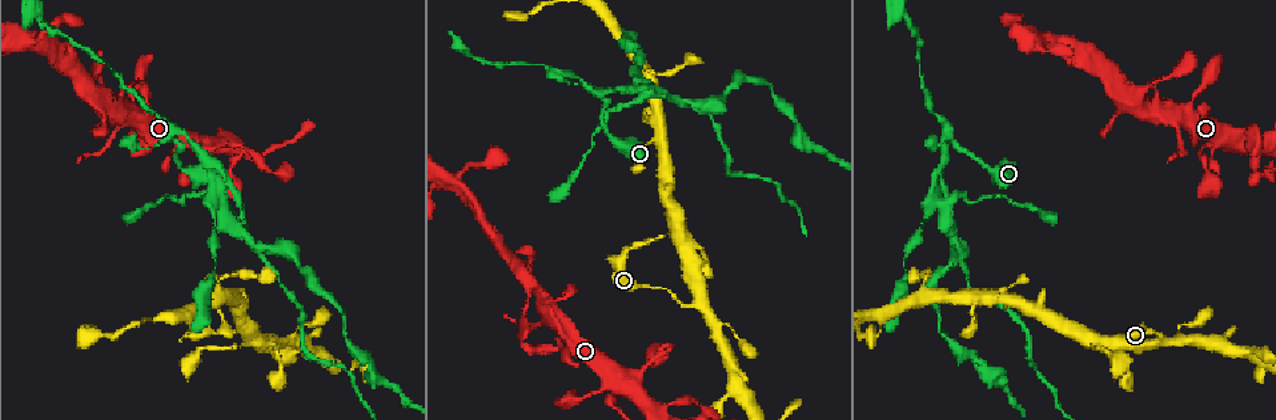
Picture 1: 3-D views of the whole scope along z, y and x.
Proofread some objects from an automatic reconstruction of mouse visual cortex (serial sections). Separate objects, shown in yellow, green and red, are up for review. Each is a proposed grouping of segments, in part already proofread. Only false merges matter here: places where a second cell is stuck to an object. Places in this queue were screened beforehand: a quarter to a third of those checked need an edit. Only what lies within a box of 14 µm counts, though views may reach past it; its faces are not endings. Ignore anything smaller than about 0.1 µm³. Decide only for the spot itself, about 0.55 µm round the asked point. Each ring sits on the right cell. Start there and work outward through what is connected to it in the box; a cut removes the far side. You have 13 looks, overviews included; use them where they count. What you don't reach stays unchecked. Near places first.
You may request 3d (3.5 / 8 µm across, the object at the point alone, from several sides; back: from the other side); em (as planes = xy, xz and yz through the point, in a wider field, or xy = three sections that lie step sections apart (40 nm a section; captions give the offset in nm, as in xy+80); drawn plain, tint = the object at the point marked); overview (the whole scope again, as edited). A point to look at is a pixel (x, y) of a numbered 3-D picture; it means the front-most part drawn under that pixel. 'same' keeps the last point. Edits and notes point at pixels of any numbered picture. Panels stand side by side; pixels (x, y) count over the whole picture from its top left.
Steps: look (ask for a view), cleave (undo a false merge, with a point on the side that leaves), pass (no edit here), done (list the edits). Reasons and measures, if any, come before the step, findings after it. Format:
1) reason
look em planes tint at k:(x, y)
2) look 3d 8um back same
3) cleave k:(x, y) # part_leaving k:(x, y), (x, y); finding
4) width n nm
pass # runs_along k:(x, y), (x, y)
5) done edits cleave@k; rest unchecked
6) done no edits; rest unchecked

two arms in line, one across
look 3d 3.5um at 1:(695, 306)

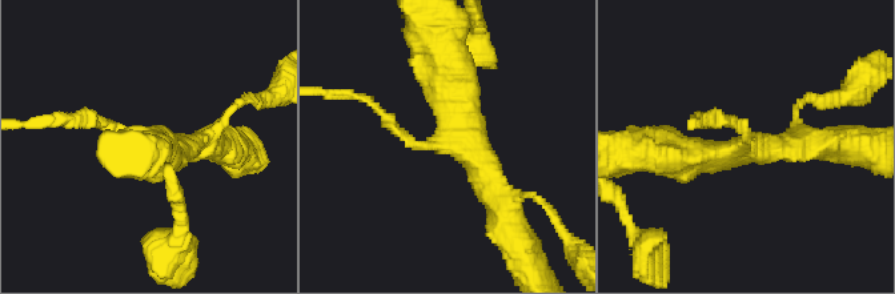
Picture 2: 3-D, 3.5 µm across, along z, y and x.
arms 3; arm_widths 150, 300, 450 nm; need the tissue
look em xy step 5 tint at 2:(439, 141)

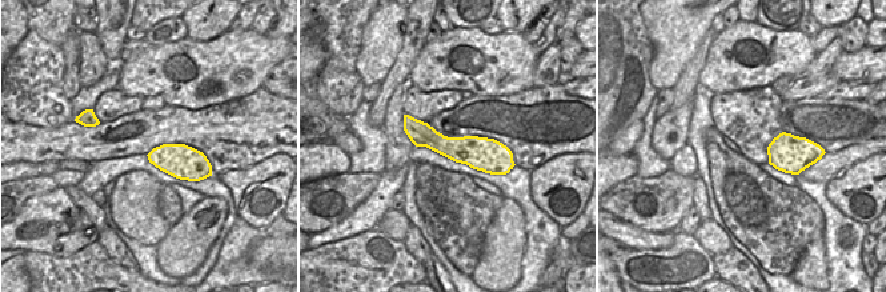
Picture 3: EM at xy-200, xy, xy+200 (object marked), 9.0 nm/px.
pass # runs_along 3:(407, 119), (444, 146), (505, 156); continuous, no second cell

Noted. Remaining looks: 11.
thin arm on a thick one
look em xy step 5 tint at 1:(636, 379)

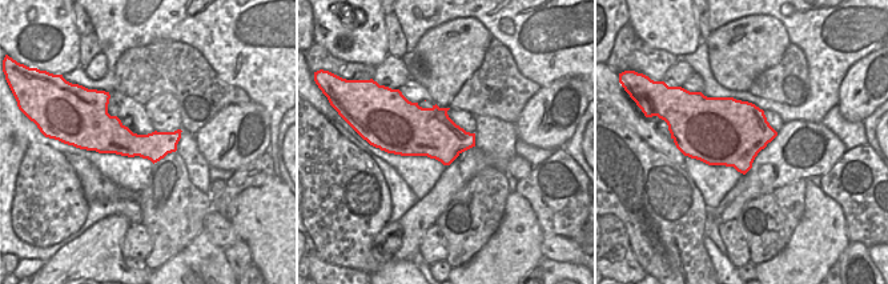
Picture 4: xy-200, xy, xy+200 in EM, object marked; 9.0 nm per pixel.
look 3d 3.5um same

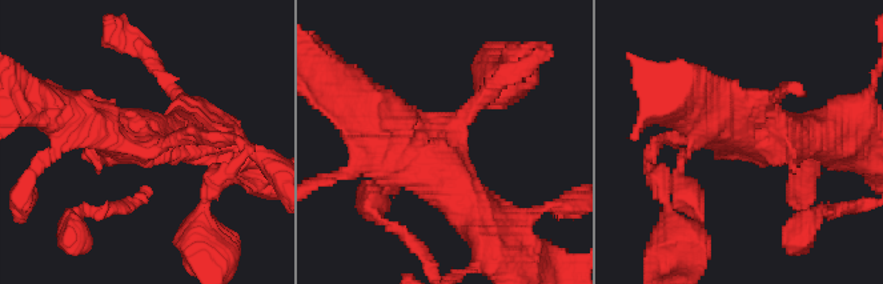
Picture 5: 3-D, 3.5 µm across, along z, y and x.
arm_widths 200, 500, 500 nm
pass # runs_along 5:(354, 98), (485, 223); one cell here

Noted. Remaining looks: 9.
sharp bend
look 3d 3.5um at 1:(1087, 342)

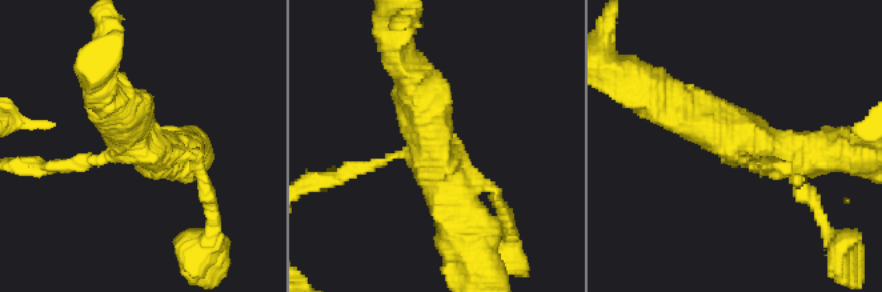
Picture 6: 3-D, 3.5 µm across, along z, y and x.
look em planes tint at 6:(740, 149)

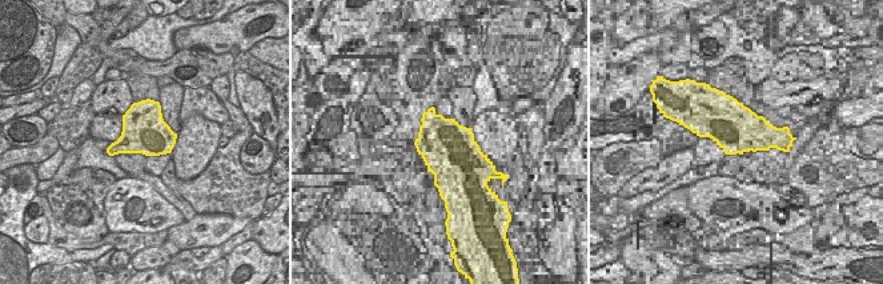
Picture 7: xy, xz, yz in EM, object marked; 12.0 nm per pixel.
arms 3; arm_widths 150, 500, 500 nm
pass # runs_along 6:(818, 151), (764, 151), (665, 102); continuous, no second cell

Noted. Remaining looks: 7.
look 3d 8um at 1:(177, 131)

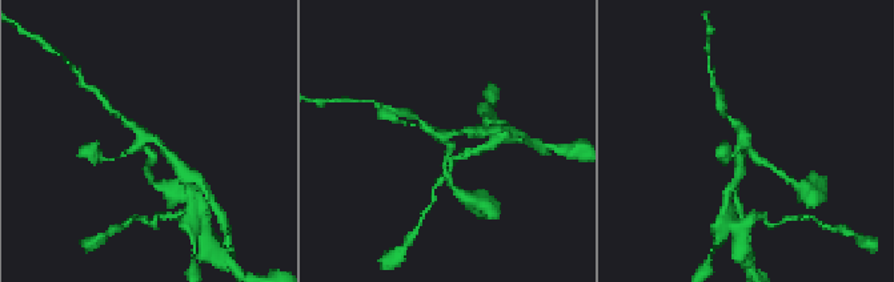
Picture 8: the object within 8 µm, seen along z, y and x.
look 3d 3.5um at 8:(441, 135)

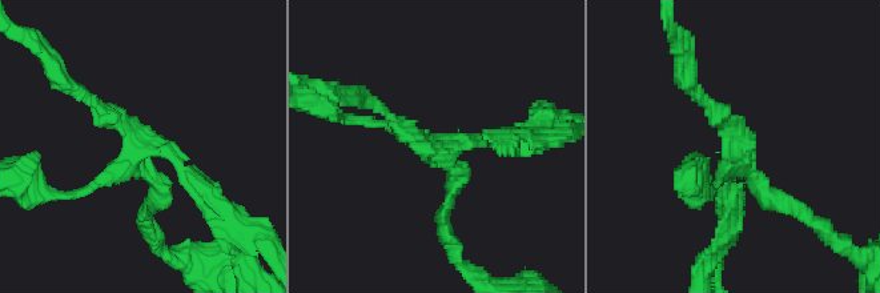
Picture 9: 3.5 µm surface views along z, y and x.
look em planes tint at 9:(738, 149)

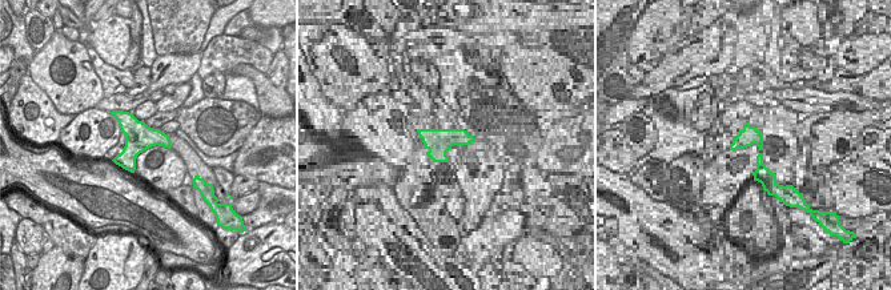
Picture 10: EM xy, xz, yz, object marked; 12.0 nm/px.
pass # runs_along 9:(449, 196), (437, 148), (506, 139); one cell here

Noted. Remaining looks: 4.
branch point
look 3d 3.5um at 1:(955, 242)

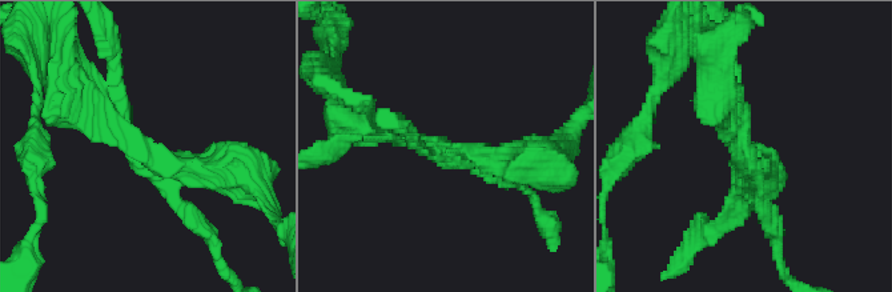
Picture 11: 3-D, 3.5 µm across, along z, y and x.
arms 3; arm_widths 150, 250, 300 nm
look em xy step 2 tint at 11:(739, 144)

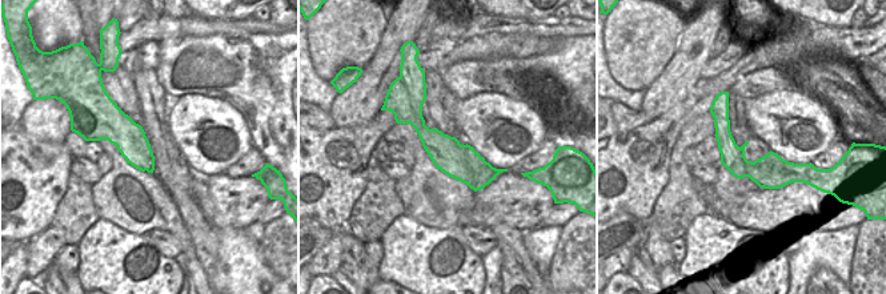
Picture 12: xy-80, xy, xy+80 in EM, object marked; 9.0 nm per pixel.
cleave 11:(365, 119) # border 12:(442, 169), (458, 162), (478, 189); two cells meet here

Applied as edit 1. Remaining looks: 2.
done edits cleave@11; rest unchecked

